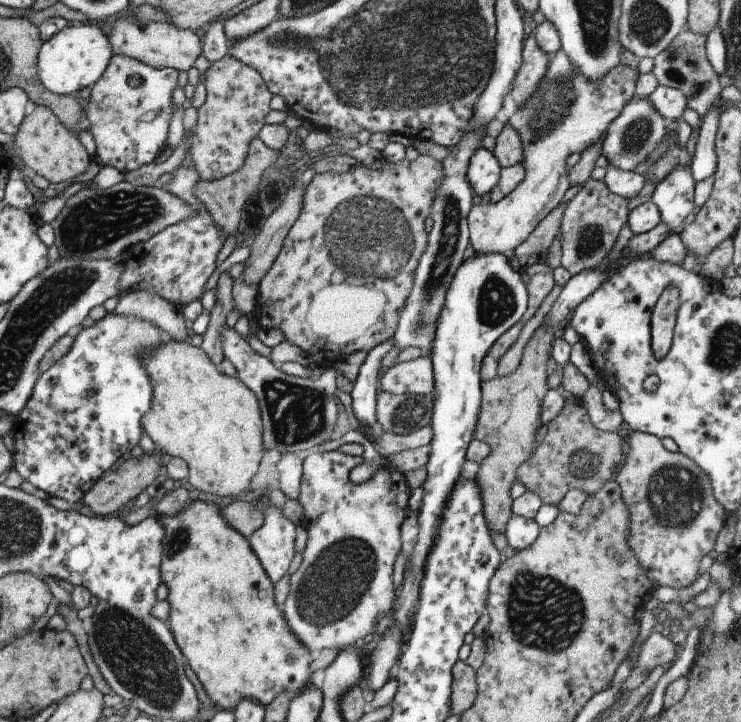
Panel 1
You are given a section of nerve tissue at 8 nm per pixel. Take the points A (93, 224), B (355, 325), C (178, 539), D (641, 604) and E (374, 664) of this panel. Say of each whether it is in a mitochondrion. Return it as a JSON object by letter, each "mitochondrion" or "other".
{"A":"mitochondrion","B":"other","C":"mitochondrion","D":"other","E":"other"}

